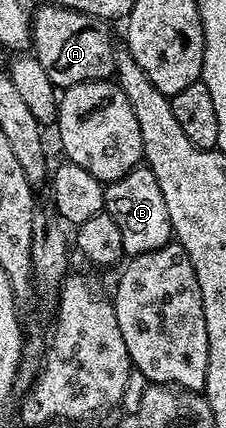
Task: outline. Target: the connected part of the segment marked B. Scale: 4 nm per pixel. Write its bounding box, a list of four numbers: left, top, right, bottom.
[104,164,173,255]

